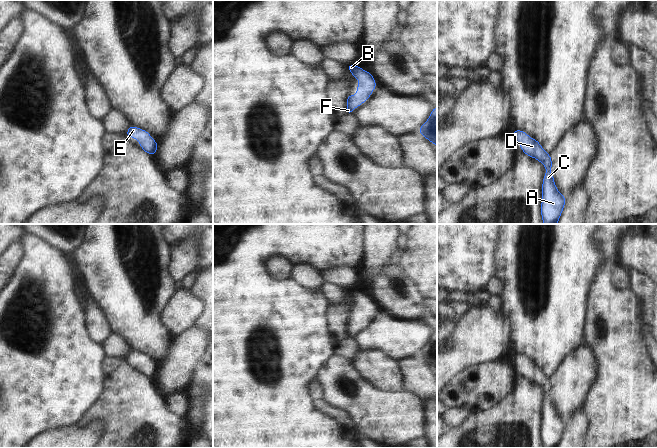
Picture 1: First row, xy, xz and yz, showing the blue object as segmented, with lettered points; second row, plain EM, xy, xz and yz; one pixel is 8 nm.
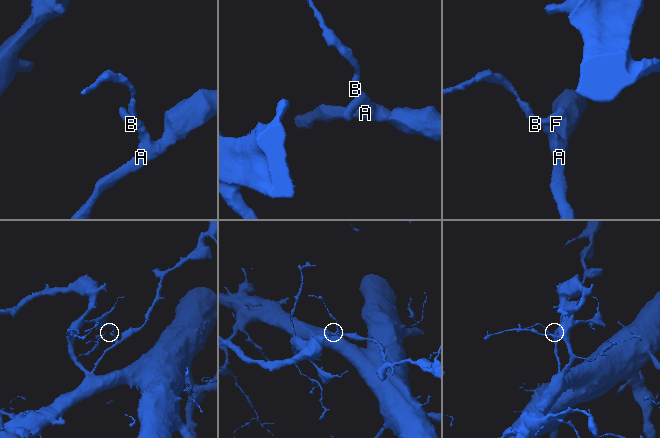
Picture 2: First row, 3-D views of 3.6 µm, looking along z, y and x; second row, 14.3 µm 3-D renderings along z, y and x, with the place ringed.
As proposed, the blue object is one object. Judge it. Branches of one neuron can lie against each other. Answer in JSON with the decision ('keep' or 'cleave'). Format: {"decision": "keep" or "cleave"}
{"decision": "keep"}

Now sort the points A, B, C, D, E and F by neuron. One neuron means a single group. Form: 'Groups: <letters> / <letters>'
Groups: A B C D E F

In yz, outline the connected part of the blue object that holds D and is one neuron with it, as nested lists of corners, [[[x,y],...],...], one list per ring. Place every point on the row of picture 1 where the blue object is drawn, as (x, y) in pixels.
[[[519,129],[514,131],[510,138],[513,142],[520,144],[523,153],[536,158],[546,167],[546,174],[542,184],[541,216],[543,224],[557,224],[566,198],[558,192],[558,188],[554,184],[554,177],[550,173],[552,168],[551,156],[543,150],[537,140],[529,137],[527,133]]]

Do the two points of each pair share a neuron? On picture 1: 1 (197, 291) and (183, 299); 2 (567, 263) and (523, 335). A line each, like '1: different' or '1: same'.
1: different
2: same

